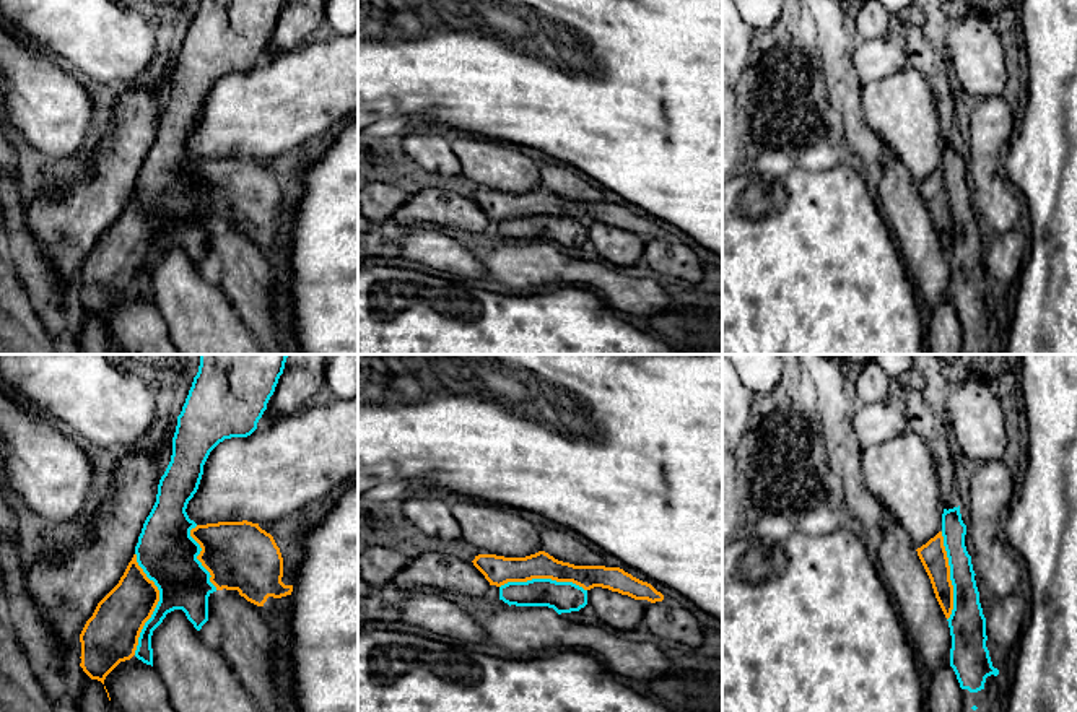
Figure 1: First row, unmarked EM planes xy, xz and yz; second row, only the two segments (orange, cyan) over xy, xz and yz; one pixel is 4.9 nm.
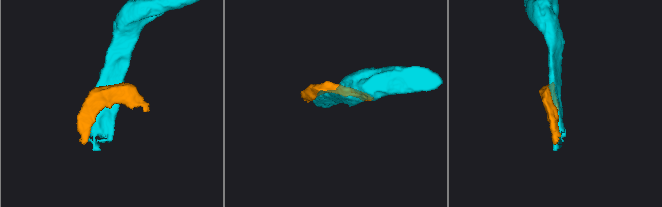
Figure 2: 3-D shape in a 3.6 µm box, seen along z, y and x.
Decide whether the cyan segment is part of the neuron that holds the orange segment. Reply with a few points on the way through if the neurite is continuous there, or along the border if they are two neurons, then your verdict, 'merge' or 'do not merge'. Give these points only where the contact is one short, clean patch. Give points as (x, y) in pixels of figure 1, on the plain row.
do not merge

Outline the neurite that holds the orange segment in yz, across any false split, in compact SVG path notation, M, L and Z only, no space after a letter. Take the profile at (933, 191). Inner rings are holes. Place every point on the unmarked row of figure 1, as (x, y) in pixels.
M942 167L916 187L931 215L935 234L948 255L953 245L953 221Z

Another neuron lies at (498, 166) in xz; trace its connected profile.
M459 133L451 140L462 176L485 185L488 190L504 193L525 193L542 185L540 163L522 154L516 146Z

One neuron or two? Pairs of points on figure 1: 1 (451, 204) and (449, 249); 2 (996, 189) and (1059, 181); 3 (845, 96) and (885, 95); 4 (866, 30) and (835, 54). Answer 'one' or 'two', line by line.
1: two
2: two
3: two
4: two

